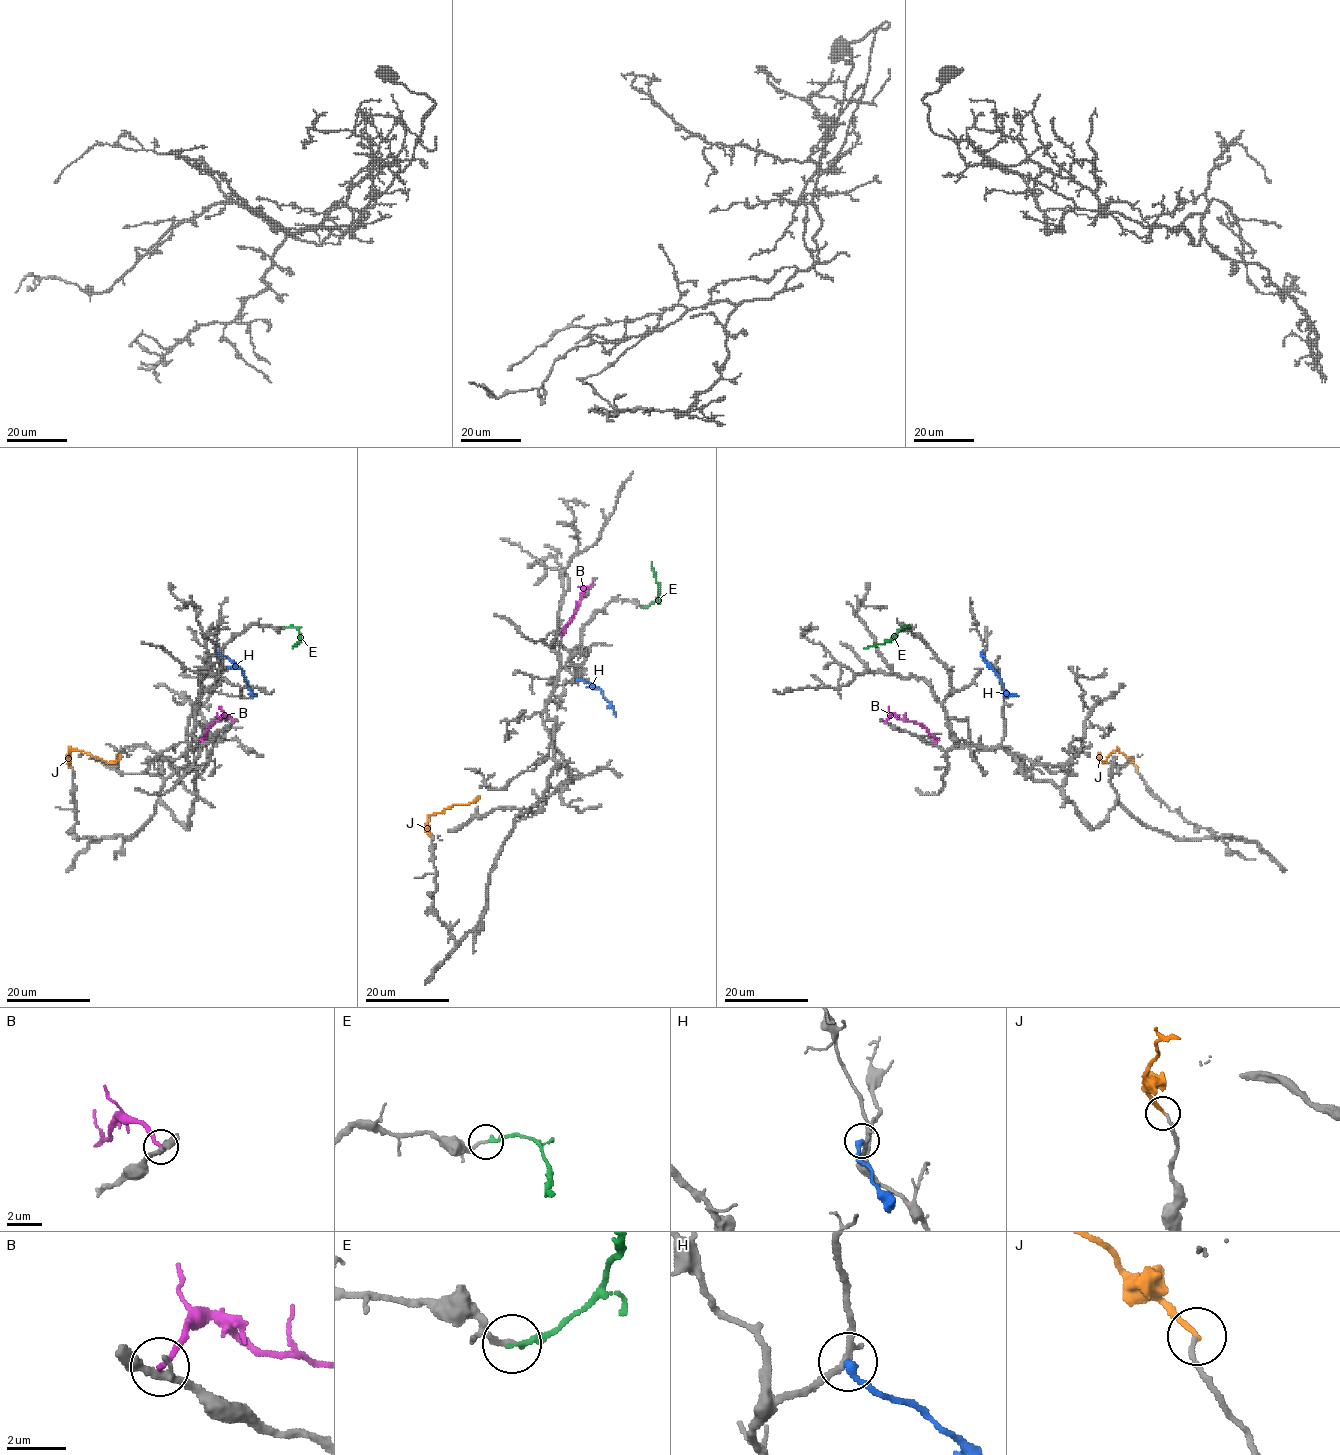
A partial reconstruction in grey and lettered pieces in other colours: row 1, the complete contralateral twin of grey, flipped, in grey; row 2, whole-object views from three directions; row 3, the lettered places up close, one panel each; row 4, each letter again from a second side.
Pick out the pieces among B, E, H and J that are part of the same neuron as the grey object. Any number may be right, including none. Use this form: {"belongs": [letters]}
{"belongs": ["E"]}

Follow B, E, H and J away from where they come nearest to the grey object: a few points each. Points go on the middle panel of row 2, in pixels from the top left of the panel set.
B: (592, 584), (585, 588), (572, 618), (561, 635)
E: (643, 607), (647, 607), (658, 593), (652, 562)
H: (576, 681), (592, 683), (597, 687), (615, 716)
J: (430, 835), (425, 828), (429, 816), (453, 805), (467, 805), (479, 796)

